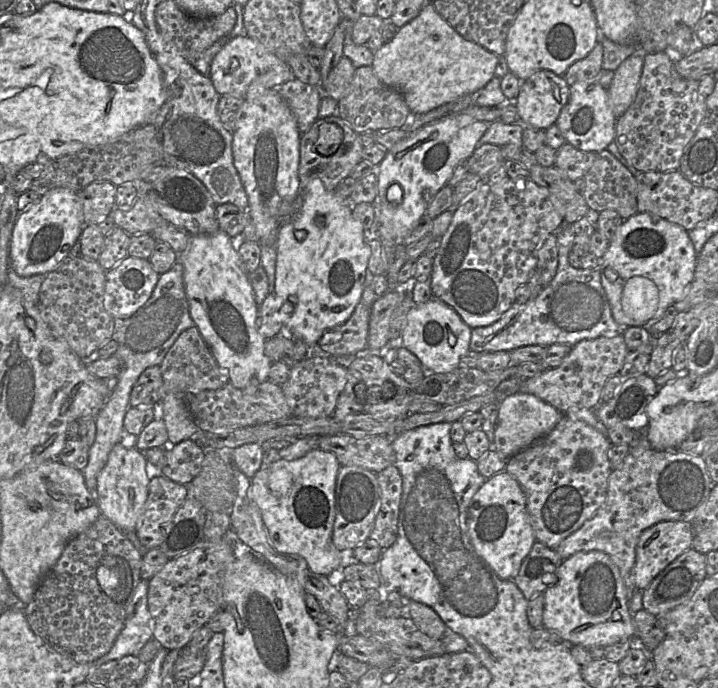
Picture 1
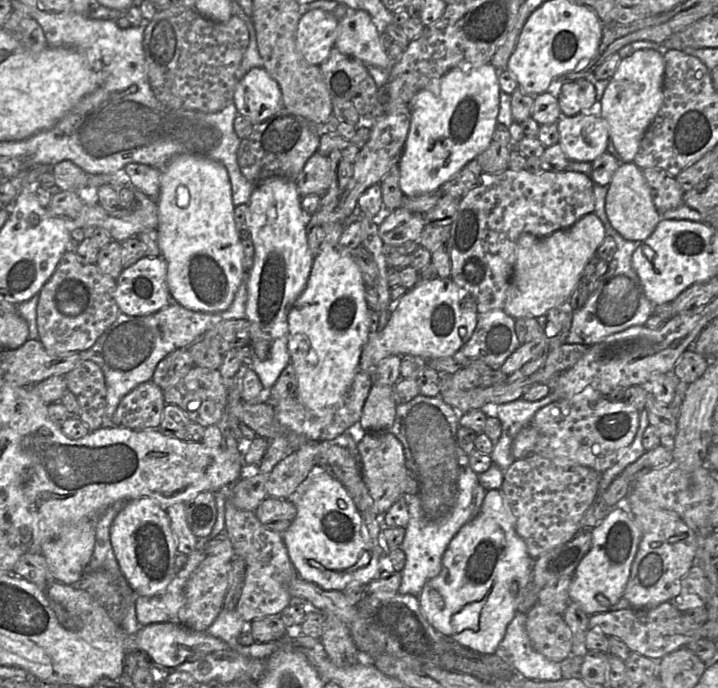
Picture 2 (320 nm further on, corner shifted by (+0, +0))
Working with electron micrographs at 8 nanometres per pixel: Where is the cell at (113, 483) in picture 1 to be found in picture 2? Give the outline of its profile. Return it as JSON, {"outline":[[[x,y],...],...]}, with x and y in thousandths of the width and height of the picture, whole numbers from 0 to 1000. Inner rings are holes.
{"outline":[[[212,724],[177,728],[153,766],[159,807],[180,850],[196,866],[217,866],[230,859],[247,833],[244,807],[249,801],[234,749]]]}

